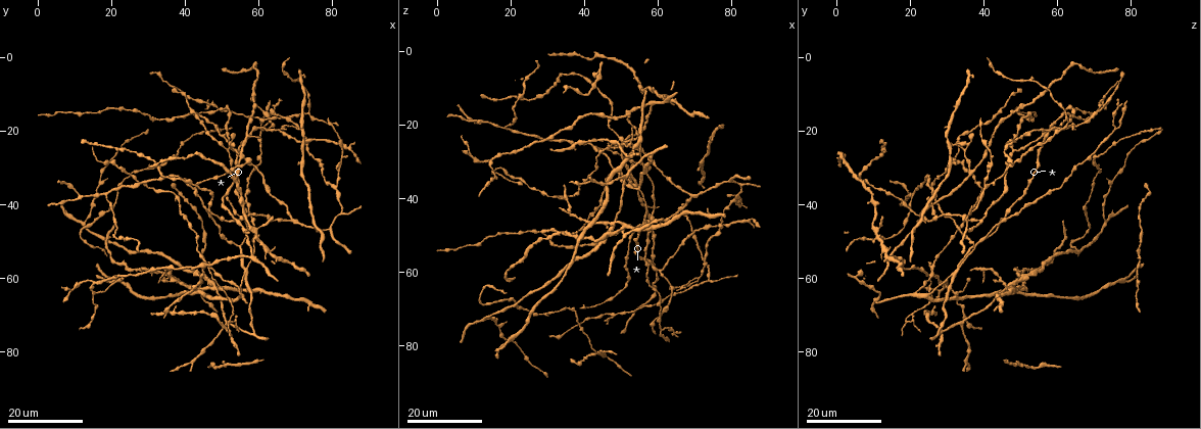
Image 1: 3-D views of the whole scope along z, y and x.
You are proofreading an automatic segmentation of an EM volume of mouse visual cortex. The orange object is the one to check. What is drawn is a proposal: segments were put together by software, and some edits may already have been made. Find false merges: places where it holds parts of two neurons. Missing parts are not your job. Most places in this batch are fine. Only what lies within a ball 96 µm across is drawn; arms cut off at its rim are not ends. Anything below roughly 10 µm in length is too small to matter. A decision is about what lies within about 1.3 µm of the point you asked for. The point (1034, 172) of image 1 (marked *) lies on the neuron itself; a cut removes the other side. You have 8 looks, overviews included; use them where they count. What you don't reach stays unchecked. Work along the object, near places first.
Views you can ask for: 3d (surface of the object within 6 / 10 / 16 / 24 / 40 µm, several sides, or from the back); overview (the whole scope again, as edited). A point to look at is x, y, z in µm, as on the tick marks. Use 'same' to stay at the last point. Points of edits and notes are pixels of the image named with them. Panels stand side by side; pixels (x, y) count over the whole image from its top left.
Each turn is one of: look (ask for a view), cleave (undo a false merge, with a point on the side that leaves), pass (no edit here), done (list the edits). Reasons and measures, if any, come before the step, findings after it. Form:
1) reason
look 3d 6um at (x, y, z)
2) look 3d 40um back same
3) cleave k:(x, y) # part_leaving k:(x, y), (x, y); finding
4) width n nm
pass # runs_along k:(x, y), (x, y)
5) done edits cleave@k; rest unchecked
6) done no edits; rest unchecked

three arms meet
look 3d 24um at (57.5, 57.5, 33.0)

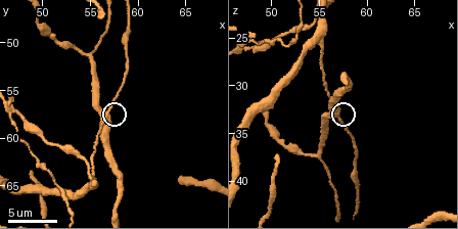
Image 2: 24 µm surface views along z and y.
zoom in
look 3d 10um at (56.8, 57.6, 33.0)

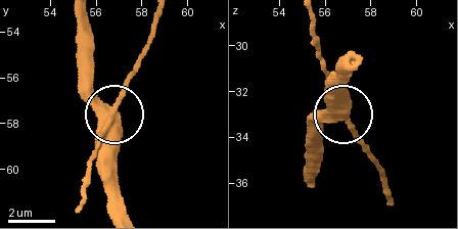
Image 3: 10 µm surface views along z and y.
pass # all the same neuron

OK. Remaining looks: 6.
three arms meet
look 3d 16um at (18.5, 38.0, 21.0)

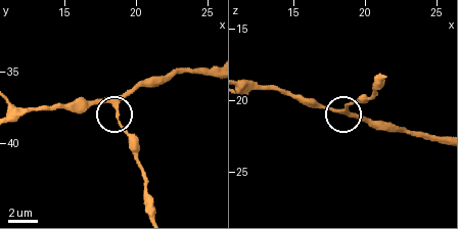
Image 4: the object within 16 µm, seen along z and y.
look 3d 10um at (18.8, 37.8, 20.6)

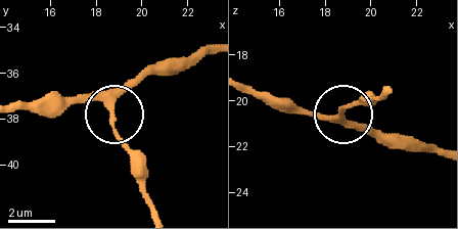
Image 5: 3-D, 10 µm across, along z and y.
arms 3
pass # runs_along 5:(438, 153), (378, 141), (344, 115), (286, 115); all the same neuron

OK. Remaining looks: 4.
three arms meet
look 3d 24um at (42.0, 36.0, 25.0)

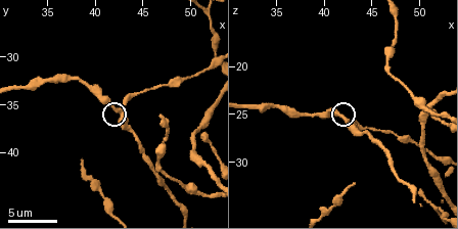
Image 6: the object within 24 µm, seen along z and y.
zoom in
look 3d 10um at (42.2, 35.4, 25.8)

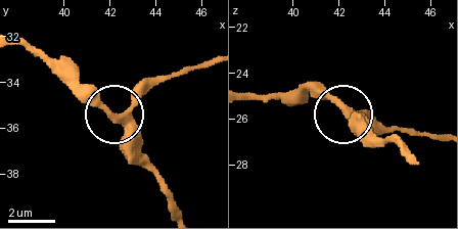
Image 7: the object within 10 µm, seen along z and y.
arms 3
pass # runs_along 7:(177, 210), (161, 174), (116, 118), (151, 82); all the same neuron

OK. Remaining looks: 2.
look 3d 24um at (62.0, 53.5, 12.5)

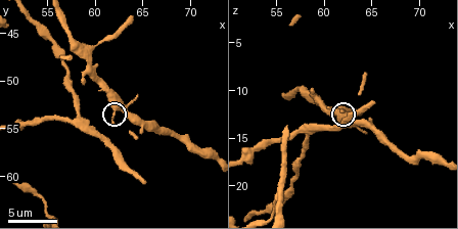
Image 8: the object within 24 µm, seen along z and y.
look 3d 10um at (62.0, 53.2, 12.4)

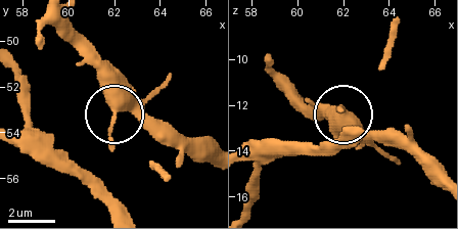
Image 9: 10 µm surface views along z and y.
pass # all the same neuron

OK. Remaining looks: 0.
done no edits; rest unchecked

